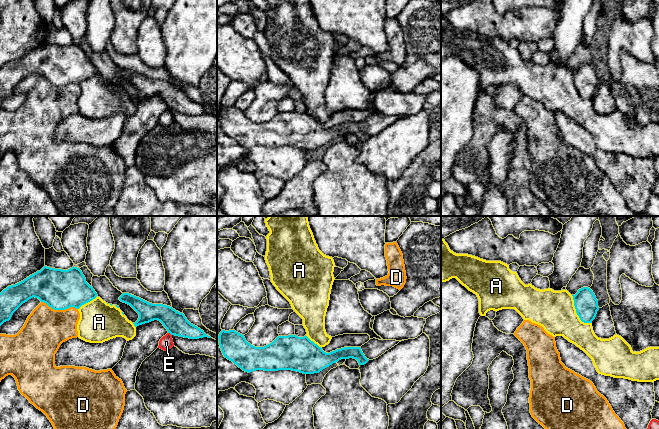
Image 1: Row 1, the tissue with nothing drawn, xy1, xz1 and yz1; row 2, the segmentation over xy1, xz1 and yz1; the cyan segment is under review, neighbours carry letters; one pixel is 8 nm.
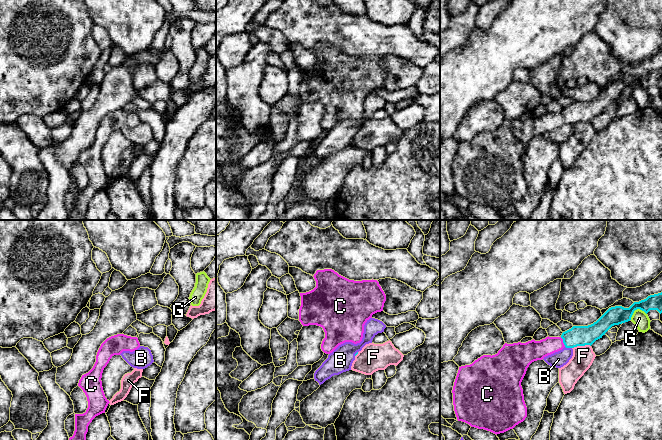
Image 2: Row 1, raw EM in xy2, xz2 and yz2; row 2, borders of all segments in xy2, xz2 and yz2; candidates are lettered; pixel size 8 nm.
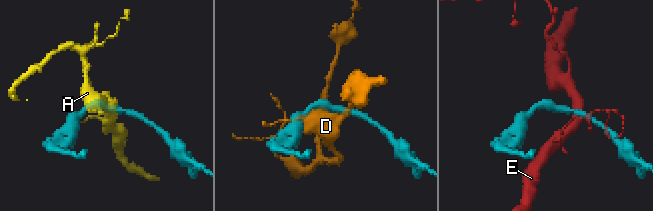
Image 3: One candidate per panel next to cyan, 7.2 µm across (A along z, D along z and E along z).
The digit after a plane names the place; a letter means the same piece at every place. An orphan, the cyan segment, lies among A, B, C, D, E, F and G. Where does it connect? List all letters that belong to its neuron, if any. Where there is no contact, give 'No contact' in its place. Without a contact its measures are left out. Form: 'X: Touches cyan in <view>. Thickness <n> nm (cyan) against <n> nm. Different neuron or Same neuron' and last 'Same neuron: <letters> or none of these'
A: Touches cyan in yz1. Thickness 190 nm (cyan) against 320 nm. Different neuron
B: Touches cyan in yz2. Thickness 160 nm (cyan) against 130 nm. Different neuron
C: Touches cyan in yz2. Thickness 160 nm (cyan) against 160 nm. Same neuron
D: Touches cyan in xy1. Thickness 320 nm (cyan) against 340 nm. Different neuron
E: Touches cyan in xy1. Thickness 180 nm (cyan) against 110 nm. Different neuron
F: Touches cyan in yz2. Thickness 160 nm (cyan) against 180 nm. Different neuron
G: Touches cyan in yz2. Thickness 150 nm (cyan) against 120 nm. Different neuron
Same neuron: C

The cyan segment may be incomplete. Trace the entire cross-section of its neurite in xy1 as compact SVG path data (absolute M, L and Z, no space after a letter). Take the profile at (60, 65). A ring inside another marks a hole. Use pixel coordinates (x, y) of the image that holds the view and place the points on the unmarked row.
M44 42L23 57L8 62L0 69L0 102L29 75L35 73L54 86L79 85L97 73L77 43L68 46Z

